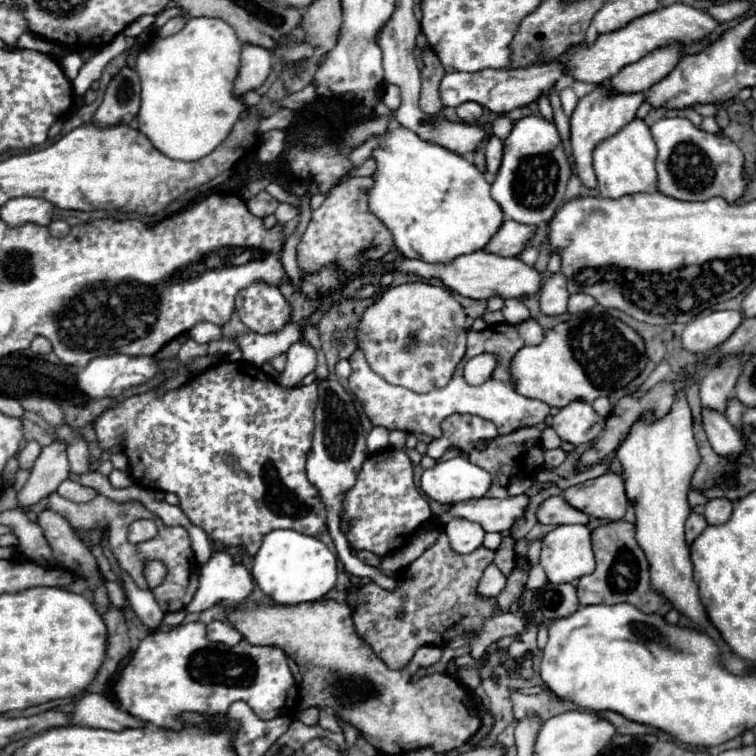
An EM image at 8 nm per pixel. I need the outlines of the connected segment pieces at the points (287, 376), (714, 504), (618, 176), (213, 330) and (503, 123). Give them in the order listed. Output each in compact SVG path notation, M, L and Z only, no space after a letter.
M295 342L287 352L287 366L277 382L285 388L295 388L317 366L317 354L309 342Z
M715 498L705 504L705 520L709 524L725 524L731 516L733 504L727 498Z
M633 118L617 134L599 142L593 150L593 168L599 180L599 194L607 198L619 198L625 194L655 190L655 158L657 148L651 138L649 126L641 118Z
M199 322L189 330L189 336L197 342L211 342L211 340L221 340L223 330L217 324L211 322Z
M501 116L501 118L497 118L497 120L495 120L495 124L493 124L493 134L495 134L497 138L501 138L501 140L505 140L505 138L509 136L509 132L511 132L511 128L513 128L513 122L511 122L509 118L505 118L505 116Z

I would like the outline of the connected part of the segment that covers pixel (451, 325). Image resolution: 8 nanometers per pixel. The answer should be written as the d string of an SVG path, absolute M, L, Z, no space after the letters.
M411 282L387 288L383 296L365 310L357 346L363 348L371 368L391 384L413 392L443 388L465 354L465 310L443 286Z

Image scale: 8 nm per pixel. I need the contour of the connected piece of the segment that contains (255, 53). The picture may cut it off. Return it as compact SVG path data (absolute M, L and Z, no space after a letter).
M243 44L241 68L235 78L233 94L243 96L245 92L259 88L267 80L271 72L271 64L273 64L273 58L269 50L253 44Z

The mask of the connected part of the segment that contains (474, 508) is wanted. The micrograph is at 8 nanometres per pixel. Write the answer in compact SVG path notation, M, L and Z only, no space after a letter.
M513 496L507 500L497 498L477 498L451 504L445 512L437 514L435 520L439 524L447 524L455 518L465 518L471 522L479 522L485 532L503 532L515 524L517 518L523 516L527 506L527 496Z

